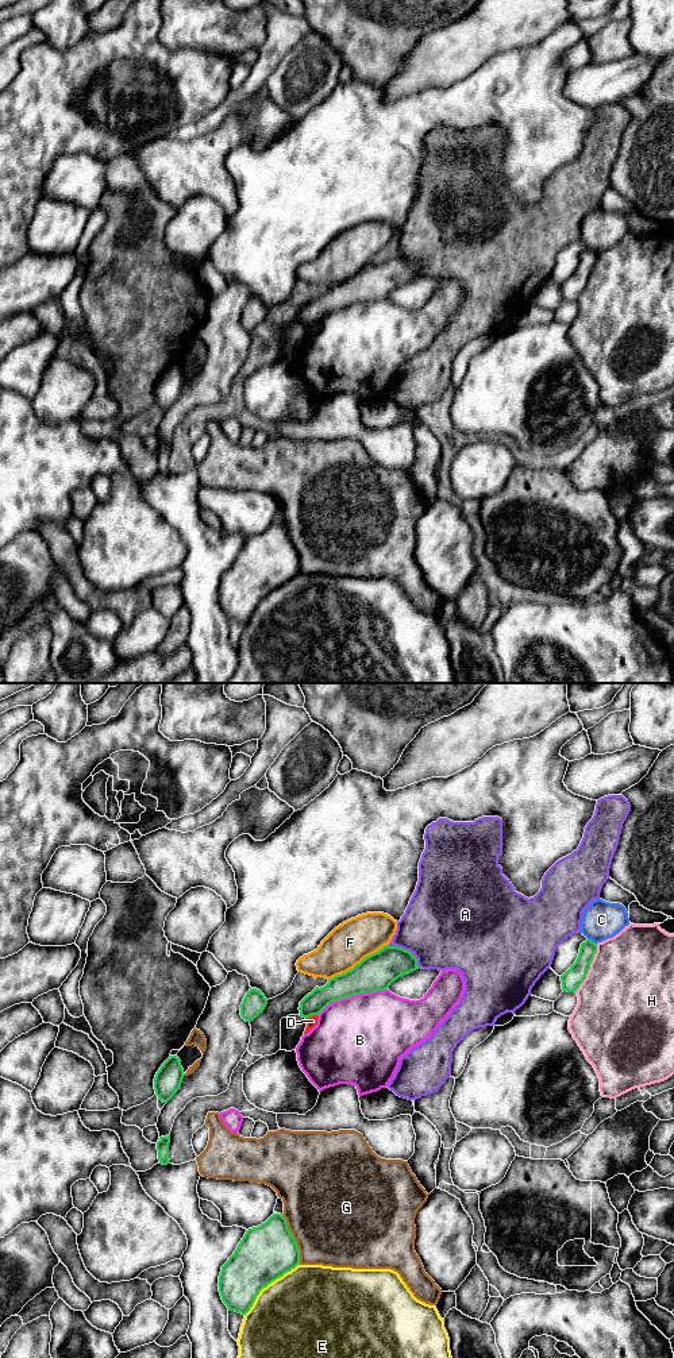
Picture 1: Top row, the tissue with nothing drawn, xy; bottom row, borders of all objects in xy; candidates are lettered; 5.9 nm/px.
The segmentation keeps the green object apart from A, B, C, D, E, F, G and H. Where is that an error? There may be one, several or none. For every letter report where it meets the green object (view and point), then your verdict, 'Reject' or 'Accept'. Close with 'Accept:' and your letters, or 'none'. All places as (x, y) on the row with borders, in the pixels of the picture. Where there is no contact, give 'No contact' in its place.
A: Touches green at xy (407, 951). Reject
B: Touches green at xy (351, 995). Reject
C: Touches green at xy (592, 941). Reject
D: Touches green at xy (311, 1015). Reject
E: Touches green at xy (268, 1284). Reject
F: Touches green at xy (359, 963). Reject
G: Touches green at xy (295, 1239). Reject
H: Touches green at xy (589, 968). Reject
Accept: none

